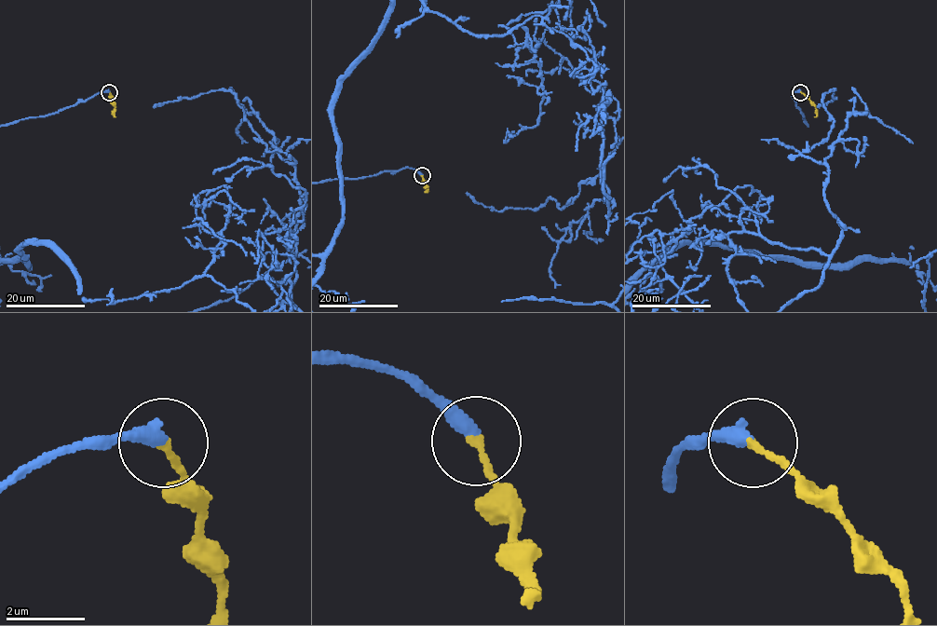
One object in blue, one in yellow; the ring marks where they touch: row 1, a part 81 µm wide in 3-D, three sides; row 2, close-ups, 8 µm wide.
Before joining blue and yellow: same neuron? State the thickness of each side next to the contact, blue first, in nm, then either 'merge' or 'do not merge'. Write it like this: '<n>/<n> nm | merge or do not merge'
400/190 nm | merge

